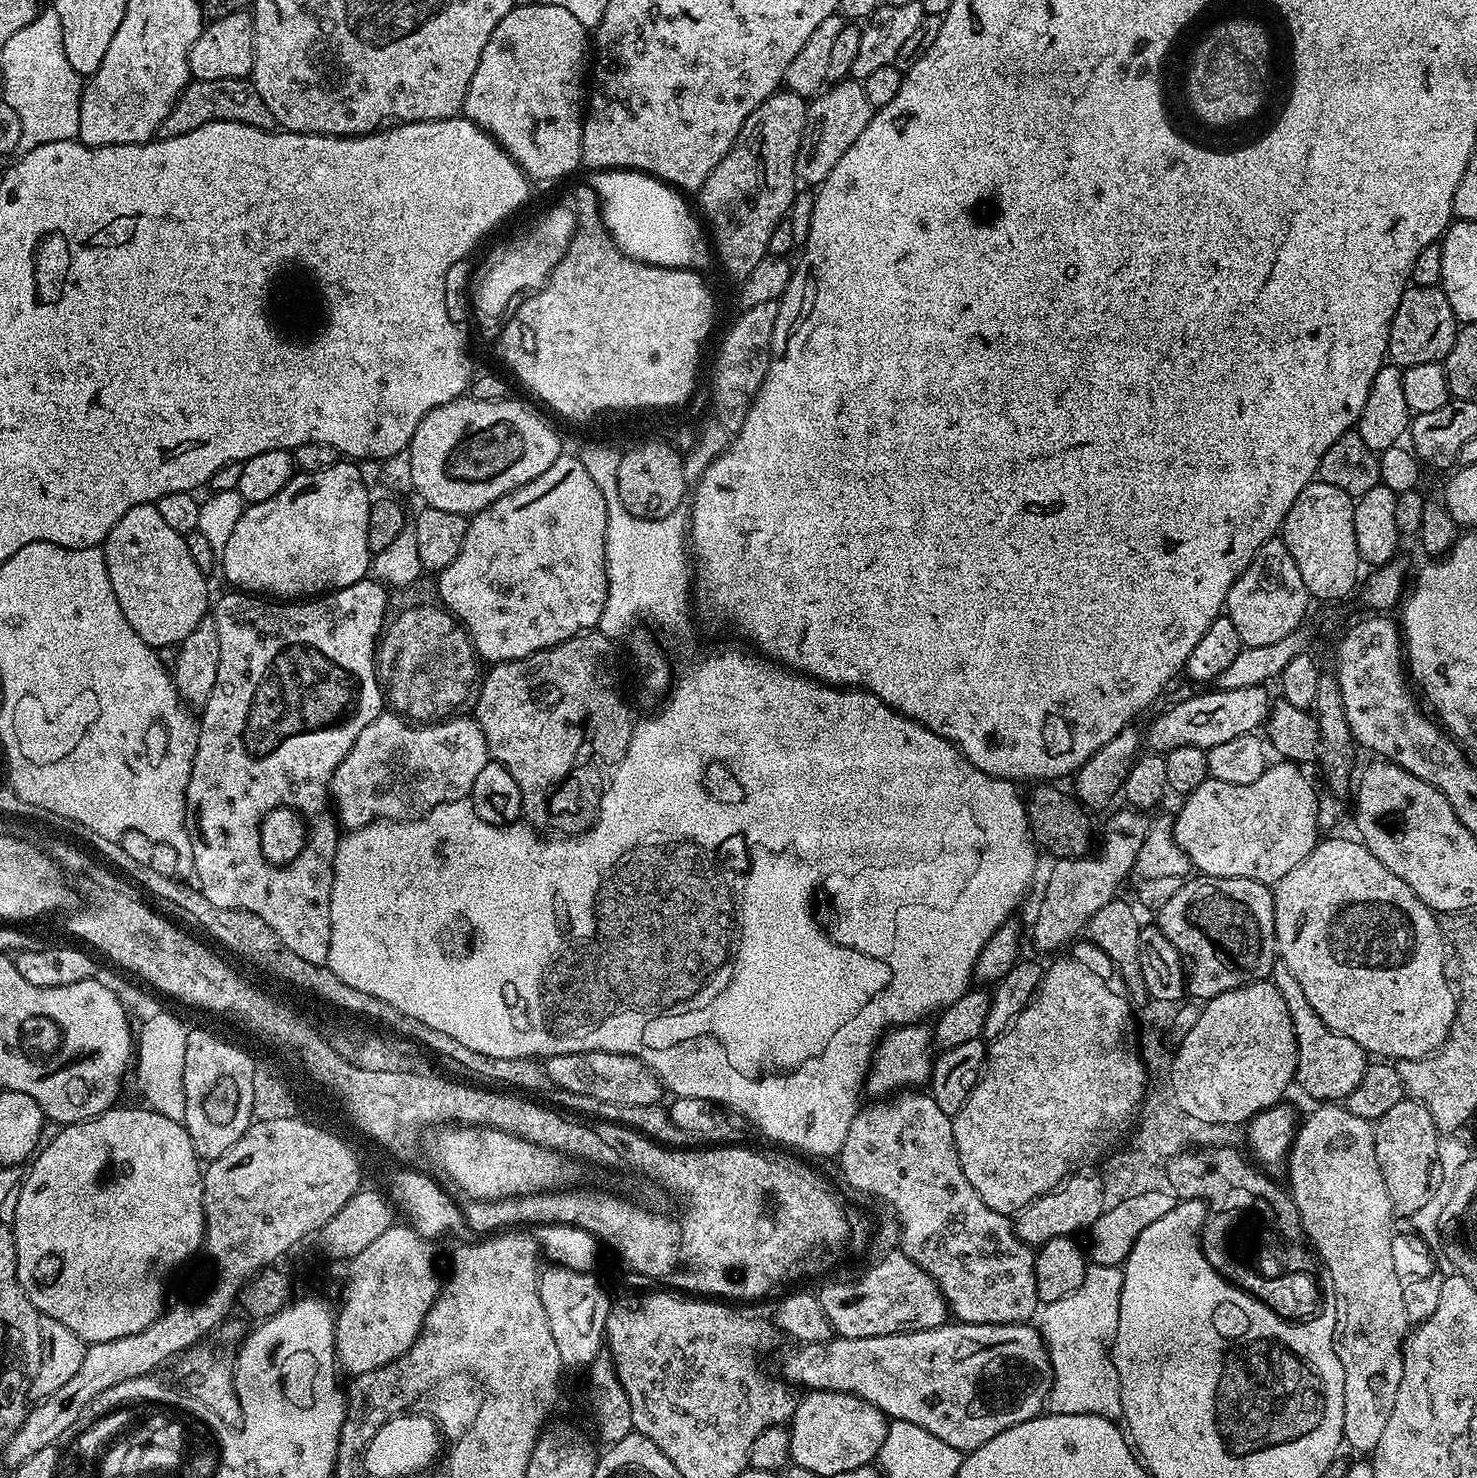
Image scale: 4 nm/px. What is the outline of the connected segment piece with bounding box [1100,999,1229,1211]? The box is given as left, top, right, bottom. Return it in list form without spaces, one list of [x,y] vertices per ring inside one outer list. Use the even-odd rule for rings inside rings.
[[[1149,999],[1148,1004],[1139,1011],[1144,1032],[1138,1054],[1144,1063],[1144,1098],[1138,1110],[1134,1134],[1128,1148],[1116,1153],[1110,1160],[1110,1168],[1101,1173],[1103,1186],[1102,1204],[1105,1211],[1115,1209],[1127,1199],[1133,1199],[1145,1192],[1159,1190],[1164,1184],[1162,1165],[1178,1153],[1191,1148],[1207,1147],[1210,1143],[1227,1143],[1229,1140],[1225,1125],[1206,1124],[1181,1110],[1173,1098],[1171,1082],[1173,1051],[1167,1042],[1167,1032],[1172,1028],[1177,1002]]]

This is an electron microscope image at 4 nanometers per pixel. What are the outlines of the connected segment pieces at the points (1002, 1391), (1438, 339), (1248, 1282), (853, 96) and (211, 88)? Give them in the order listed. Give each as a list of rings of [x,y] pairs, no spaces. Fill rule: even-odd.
[[[945,1322],[934,1330],[921,1332],[903,1332],[902,1334],[886,1334],[874,1338],[846,1338],[836,1336],[830,1340],[800,1344],[784,1360],[783,1379],[789,1385],[801,1384],[801,1389],[813,1392],[849,1392],[866,1402],[870,1402],[880,1412],[892,1420],[914,1422],[914,1426],[922,1426],[922,1430],[930,1430],[934,1438],[942,1438],[946,1446],[954,1446],[961,1454],[973,1452],[978,1446],[990,1442],[994,1434],[1002,1434],[1010,1426],[1018,1426],[1018,1422],[1026,1422],[1030,1418],[1041,1415],[1045,1411],[1048,1389],[1052,1385],[1052,1363],[1048,1361],[1048,1347],[1040,1336],[1039,1331],[1031,1323],[1026,1324],[961,1324],[959,1322]]]
[[[1412,284],[1404,289],[1398,310],[1394,310],[1388,335],[1387,359],[1401,369],[1422,362],[1441,363],[1450,354],[1457,331],[1458,321],[1454,310],[1450,310],[1444,289]]]
[[[1237,1210],[1222,1211],[1213,1213],[1205,1221],[1201,1229],[1201,1248],[1204,1257],[1210,1262],[1210,1266],[1215,1268],[1216,1272],[1229,1284],[1250,1293],[1280,1317],[1291,1320],[1311,1317],[1320,1304],[1318,1286],[1312,1278],[1313,1275],[1307,1272],[1288,1273],[1276,1278],[1266,1278],[1264,1275],[1260,1275],[1257,1269],[1251,1266],[1249,1257],[1247,1260],[1236,1240],[1238,1218],[1240,1218],[1240,1214]]]
[[[845,78],[821,91],[808,106],[804,133],[796,151],[797,177],[803,183],[805,180],[806,183],[812,184],[808,186],[819,186],[826,174],[834,170],[838,158],[842,158],[842,154],[846,154],[846,150],[850,150],[850,146],[858,142],[858,134],[866,130],[873,111],[870,102],[866,102],[866,90],[861,81]]]
[[[222,78],[221,80],[192,80],[174,102],[170,114],[162,118],[156,136],[159,139],[178,138],[182,134],[190,134],[190,130],[198,130],[198,126],[206,126],[210,122],[242,122],[255,128],[277,127],[274,114],[262,102],[262,94],[252,85],[248,78]]]

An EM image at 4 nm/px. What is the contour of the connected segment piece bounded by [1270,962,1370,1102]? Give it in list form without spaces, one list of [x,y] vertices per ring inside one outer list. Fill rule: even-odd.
[[[1277,962],[1272,967],[1270,982],[1276,987],[1278,994],[1282,994],[1282,1002],[1286,1002],[1286,1010],[1296,1031],[1295,1079],[1298,1084],[1300,1080],[1305,1094],[1313,1096],[1316,1102],[1347,1101],[1350,1090],[1354,1090],[1354,1086],[1362,1082],[1362,1074],[1368,1069],[1369,1053],[1365,1052],[1362,1046],[1358,1046],[1354,1038],[1346,1038],[1330,1030],[1330,1026],[1326,1026],[1326,1022],[1322,1022],[1322,1018],[1314,1014],[1314,1006],[1310,1006],[1298,978],[1290,974],[1285,964]]]

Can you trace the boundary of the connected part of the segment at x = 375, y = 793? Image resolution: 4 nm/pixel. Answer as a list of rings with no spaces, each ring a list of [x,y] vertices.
[[[381,714],[374,722],[370,722],[370,726],[366,726],[362,730],[362,734],[358,736],[358,742],[354,742],[354,746],[350,746],[350,750],[346,754],[346,758],[342,758],[342,762],[338,762],[338,766],[332,772],[332,783],[330,785],[330,800],[334,805],[334,815],[345,829],[361,828],[367,824],[371,824],[373,820],[415,820],[421,816],[427,816],[430,810],[434,810],[438,806],[442,806],[451,800],[465,799],[471,793],[474,786],[474,778],[478,778],[478,774],[482,770],[482,766],[486,766],[489,762],[488,743],[479,724],[475,719],[469,718],[467,715],[457,715],[455,718],[443,719],[435,723],[425,723],[423,726],[417,726],[415,723],[409,722],[404,716],[399,714]]]

